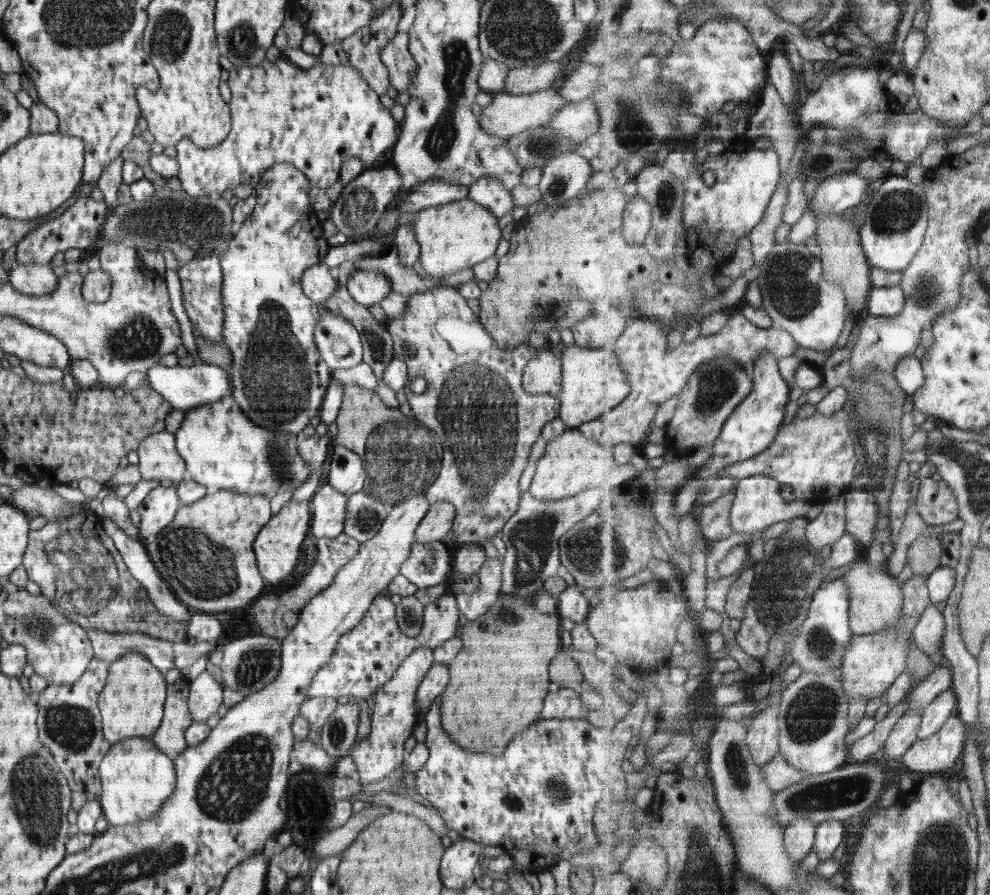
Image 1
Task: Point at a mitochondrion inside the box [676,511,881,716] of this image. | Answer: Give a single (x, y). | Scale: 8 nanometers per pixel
(786, 574)

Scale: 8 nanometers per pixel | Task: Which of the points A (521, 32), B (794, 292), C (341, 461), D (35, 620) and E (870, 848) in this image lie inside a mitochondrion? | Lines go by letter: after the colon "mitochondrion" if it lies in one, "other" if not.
A: mitochondrion
B: mitochondrion
C: mitochondrion
D: mitochondrion
E: other

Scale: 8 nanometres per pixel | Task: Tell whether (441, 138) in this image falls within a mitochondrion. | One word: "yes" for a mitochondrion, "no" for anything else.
yes

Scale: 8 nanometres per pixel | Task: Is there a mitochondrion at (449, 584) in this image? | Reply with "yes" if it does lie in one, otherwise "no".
no

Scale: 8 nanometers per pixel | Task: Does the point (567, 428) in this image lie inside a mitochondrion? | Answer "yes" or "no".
no

